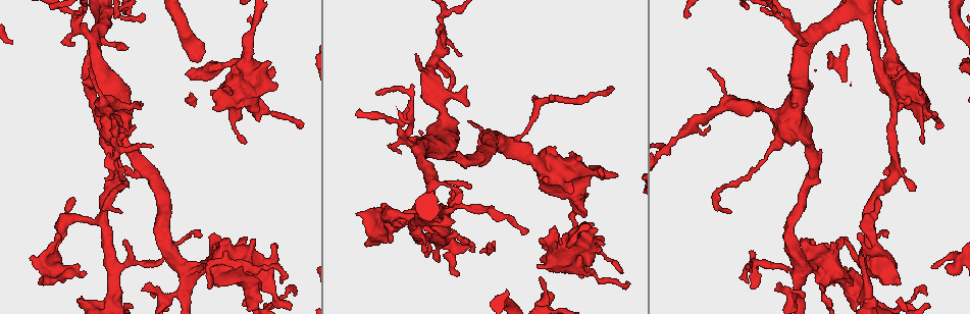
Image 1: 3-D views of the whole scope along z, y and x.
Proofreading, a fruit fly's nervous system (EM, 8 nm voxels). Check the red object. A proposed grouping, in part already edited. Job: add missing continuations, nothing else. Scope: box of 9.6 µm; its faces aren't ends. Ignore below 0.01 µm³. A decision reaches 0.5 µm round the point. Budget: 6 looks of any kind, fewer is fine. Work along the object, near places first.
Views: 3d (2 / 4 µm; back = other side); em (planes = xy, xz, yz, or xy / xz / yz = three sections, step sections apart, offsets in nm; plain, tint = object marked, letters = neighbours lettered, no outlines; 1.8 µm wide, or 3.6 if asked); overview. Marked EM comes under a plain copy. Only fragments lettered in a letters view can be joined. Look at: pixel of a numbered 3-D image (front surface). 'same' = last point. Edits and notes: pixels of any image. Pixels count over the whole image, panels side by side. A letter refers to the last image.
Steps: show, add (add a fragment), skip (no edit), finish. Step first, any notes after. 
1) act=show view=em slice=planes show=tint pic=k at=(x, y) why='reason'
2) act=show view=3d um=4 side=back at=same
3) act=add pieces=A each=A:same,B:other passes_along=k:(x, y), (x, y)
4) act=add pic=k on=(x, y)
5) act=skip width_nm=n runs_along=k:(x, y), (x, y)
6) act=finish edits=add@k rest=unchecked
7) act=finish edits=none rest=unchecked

act=show view=3d um=4 pic=1 at=(782, 135) why='calibre changes'

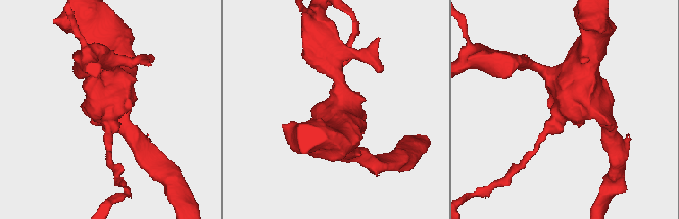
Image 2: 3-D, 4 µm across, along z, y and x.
act=show view=em um=3.6 slice=yz step=4 show=tint pic=2 at=(108, 108) why='now the EM'

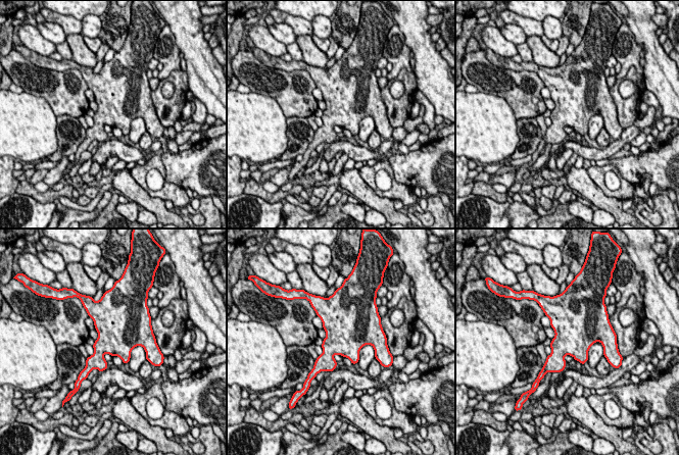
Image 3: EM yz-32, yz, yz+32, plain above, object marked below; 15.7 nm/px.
act=show view=em um=3.6 slice=planes show=letters at=same why='cut it another way'

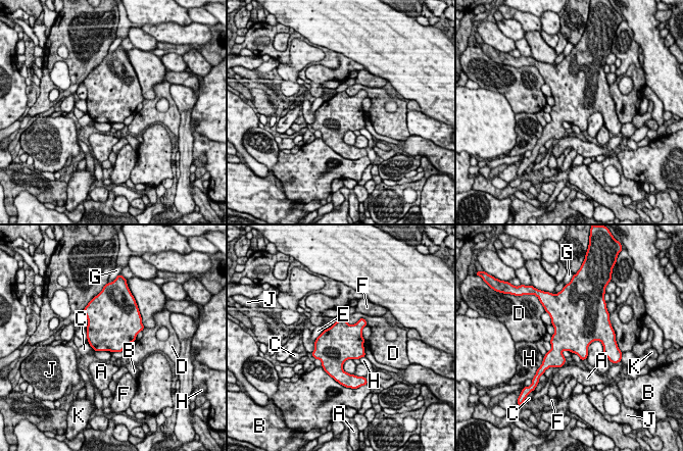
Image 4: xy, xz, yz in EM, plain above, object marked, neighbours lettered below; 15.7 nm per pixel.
act=skip each=A:other,B:other,C:other,D:other,E:other,F:other,G:other,H:other,J:other,K:other border=4:(572, 352), (564, 350), (562, 354) found='no lettered fragment goes on from it'

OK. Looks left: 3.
act=show view=em slice=yz step=16 show=tint pic=1 at=(398, 226) why='an open end'

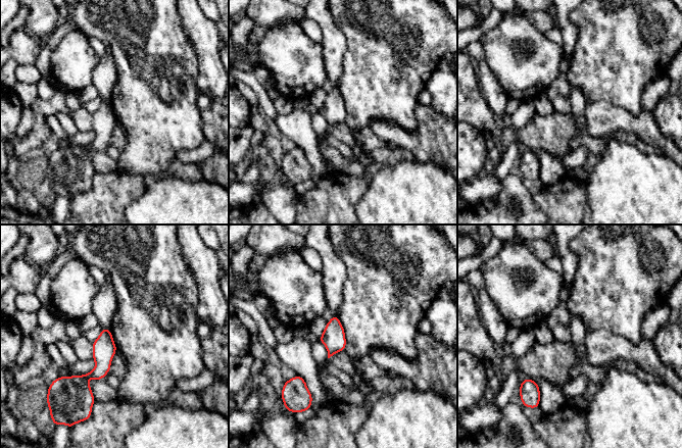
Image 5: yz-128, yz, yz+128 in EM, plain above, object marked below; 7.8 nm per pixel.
act=show view=em slice=xy step=16 show=letters at=same why='cut it another way'

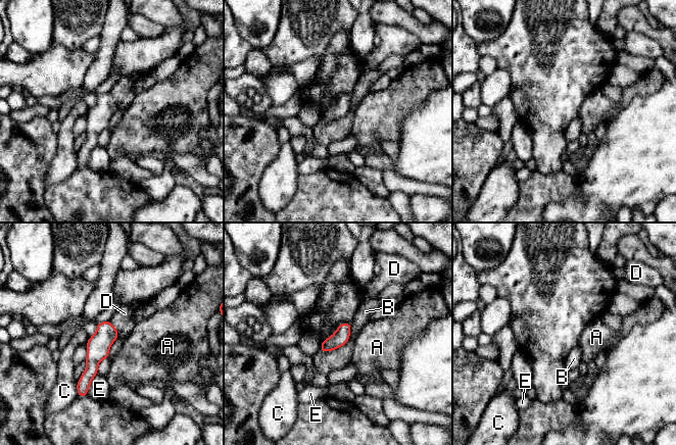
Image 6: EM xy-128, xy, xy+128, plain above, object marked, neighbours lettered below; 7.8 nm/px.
act=skip width_nm=120 each=A:other,B:other,C:other,D:other,E:other border=6:(350, 323), (350, 336), (348, 338) found='none of them fits'

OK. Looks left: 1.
act=finish edits=none rest=unchecked

